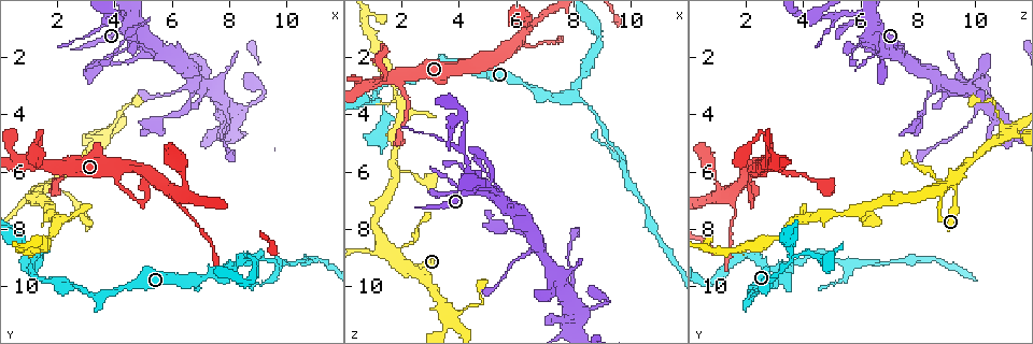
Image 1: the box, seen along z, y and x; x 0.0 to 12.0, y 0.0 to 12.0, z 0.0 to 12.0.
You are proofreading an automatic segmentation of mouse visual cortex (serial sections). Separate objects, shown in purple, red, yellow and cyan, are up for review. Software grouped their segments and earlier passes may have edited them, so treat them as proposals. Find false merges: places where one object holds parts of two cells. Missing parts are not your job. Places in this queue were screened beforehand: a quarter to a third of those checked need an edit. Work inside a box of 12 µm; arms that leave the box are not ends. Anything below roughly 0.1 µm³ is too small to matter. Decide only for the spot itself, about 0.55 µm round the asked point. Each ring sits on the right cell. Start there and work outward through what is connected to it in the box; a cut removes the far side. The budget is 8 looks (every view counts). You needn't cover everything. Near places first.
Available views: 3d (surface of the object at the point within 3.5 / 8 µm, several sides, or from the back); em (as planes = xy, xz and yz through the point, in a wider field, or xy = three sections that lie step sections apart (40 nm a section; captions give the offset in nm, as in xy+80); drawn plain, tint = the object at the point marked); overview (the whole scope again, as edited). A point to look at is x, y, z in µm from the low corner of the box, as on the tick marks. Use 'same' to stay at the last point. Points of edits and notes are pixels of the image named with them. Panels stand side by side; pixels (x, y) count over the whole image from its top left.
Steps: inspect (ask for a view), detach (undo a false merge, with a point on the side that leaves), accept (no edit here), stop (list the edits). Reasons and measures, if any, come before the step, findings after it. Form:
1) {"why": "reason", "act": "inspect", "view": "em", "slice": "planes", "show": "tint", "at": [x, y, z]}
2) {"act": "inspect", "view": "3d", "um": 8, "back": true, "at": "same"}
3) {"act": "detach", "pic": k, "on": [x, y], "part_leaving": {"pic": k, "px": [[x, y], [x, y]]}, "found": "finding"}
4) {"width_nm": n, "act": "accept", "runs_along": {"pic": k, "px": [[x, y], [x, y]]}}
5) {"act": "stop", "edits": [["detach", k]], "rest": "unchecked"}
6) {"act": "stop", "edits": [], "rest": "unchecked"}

{"why": "calibre changes", "act": "inspect", "view": "3d", "um": 3.5, "at": [1.0, 6.9, 8.8]}

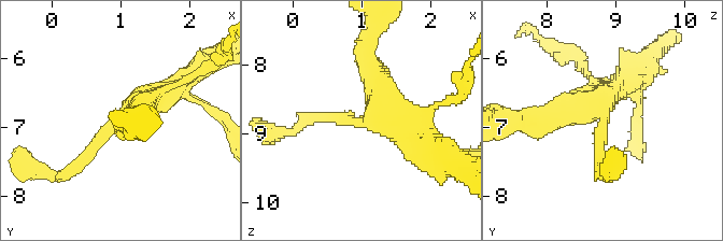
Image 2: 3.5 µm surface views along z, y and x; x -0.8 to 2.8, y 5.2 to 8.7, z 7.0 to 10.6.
{"act": "inspect", "view": "em", "slice": "planes", "show": "tint", "at": [0.95, 6.85, 8.80]}

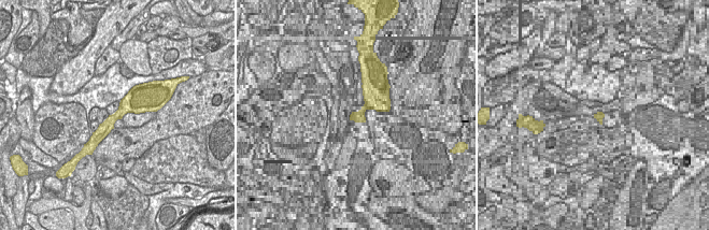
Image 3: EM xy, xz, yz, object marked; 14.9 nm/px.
{"width_nm": 260, "act": "accept", "runs_along": {"pic": 2, "px": [[175, 86], [129, 105], [69, 169]]}, "found": "continuous, no second cell"}

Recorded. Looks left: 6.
{"act": "inspect", "view": "3d", "um": 8, "at": [1.8, 7.3, 6.1]}

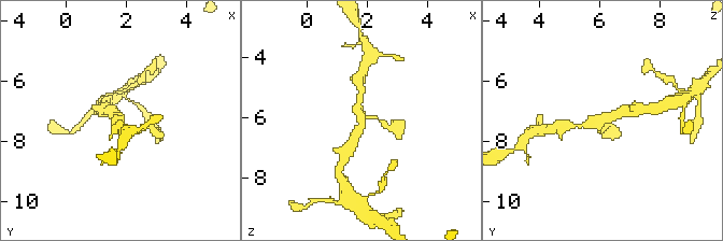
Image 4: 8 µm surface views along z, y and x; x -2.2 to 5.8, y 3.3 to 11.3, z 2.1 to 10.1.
{"act": "inspect", "view": "3d", "um": 3.5, "at": [1.8, 7.3, 6.0]}

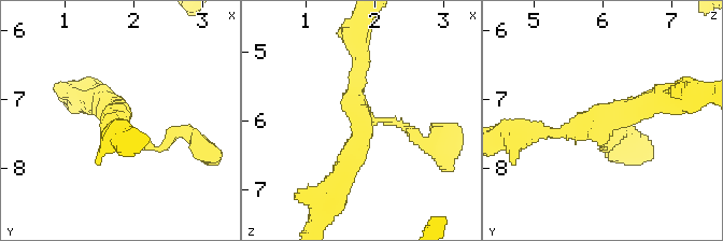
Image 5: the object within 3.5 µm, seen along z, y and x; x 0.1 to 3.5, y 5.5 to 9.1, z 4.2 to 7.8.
{"why": "need the tissue", "act": "inspect", "view": "em", "slice": "planes", "show": "tint", "at": [1.85, 7.30, 6.00]}

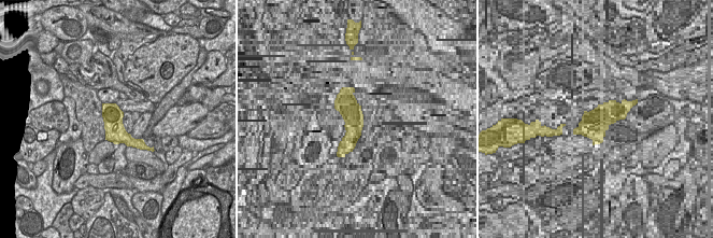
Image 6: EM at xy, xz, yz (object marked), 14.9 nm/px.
{"width_nm": 300, "act": "accept", "runs_along": {"pic": 6, "px": [[104, 106], [113, 125], [141, 142]]}, "found": "one cell here"}

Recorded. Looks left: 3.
{"why": "a fork", "act": "inspect", "view": "3d", "um": 3.5, "at": [8.0, 9.3, 3.2]}

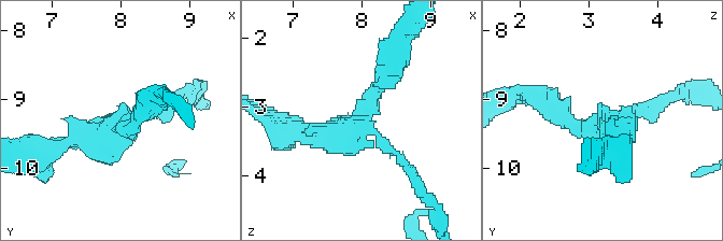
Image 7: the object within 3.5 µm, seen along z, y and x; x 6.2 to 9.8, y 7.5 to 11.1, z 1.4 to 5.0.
{"act": "detach", "pic": 7, "on": [166, 115], "part_leaving": {"pic": 7, "px": [[380, 138], [437, 204], [437, 215]]}, "found": "two cells meet here"}

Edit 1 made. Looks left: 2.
{"act": "stop", "edits": [["detach", 7]], "rest": "unchecked"}

